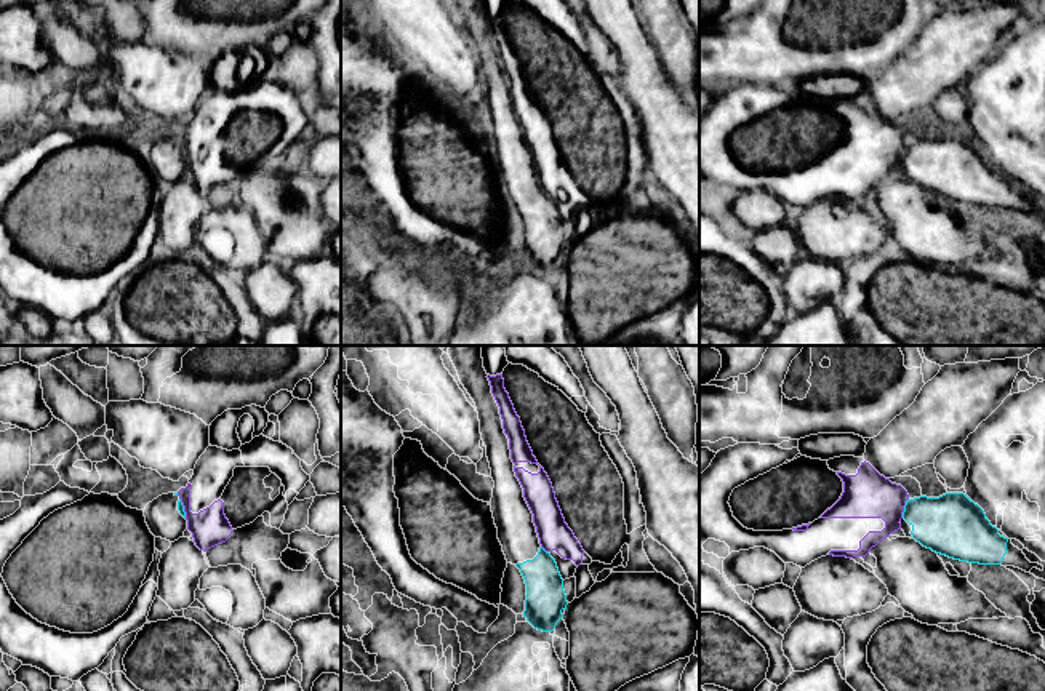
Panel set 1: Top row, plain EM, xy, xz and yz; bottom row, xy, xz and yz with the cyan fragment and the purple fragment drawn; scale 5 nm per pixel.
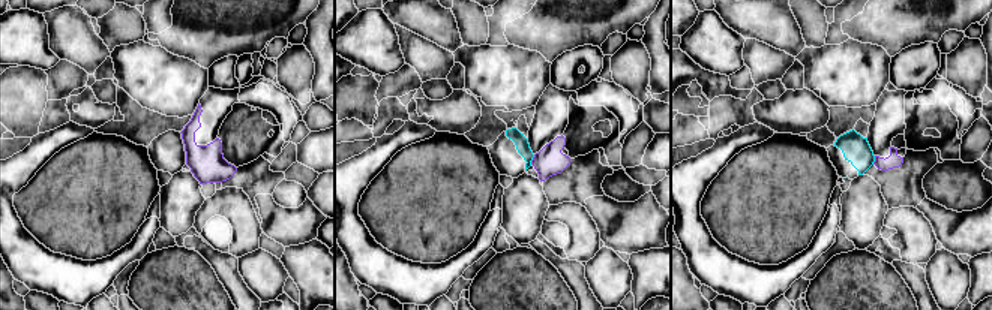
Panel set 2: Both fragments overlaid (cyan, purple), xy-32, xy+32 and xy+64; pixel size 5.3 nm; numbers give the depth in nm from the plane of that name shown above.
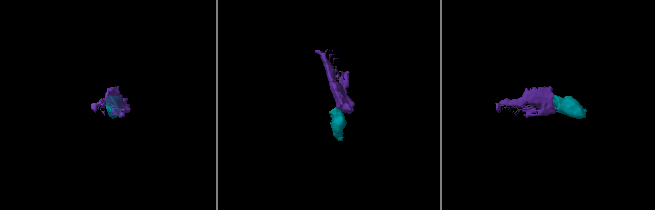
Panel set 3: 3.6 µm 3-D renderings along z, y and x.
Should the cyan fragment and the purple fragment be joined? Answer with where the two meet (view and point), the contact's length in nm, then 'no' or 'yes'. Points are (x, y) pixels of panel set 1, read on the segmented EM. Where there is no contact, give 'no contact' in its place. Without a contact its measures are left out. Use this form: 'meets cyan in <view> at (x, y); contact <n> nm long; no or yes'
meets cyan in yz at (904, 507); contact 110 nm long; no

